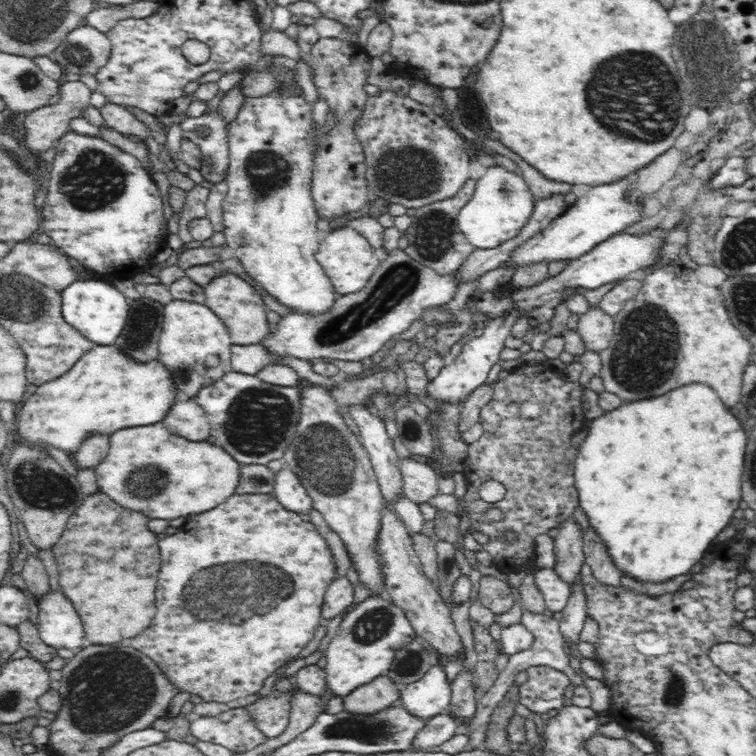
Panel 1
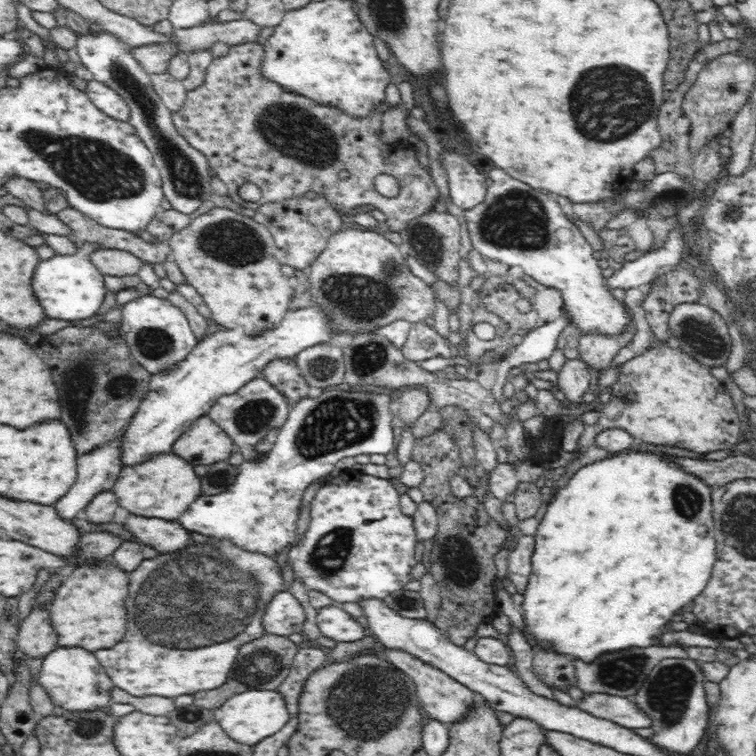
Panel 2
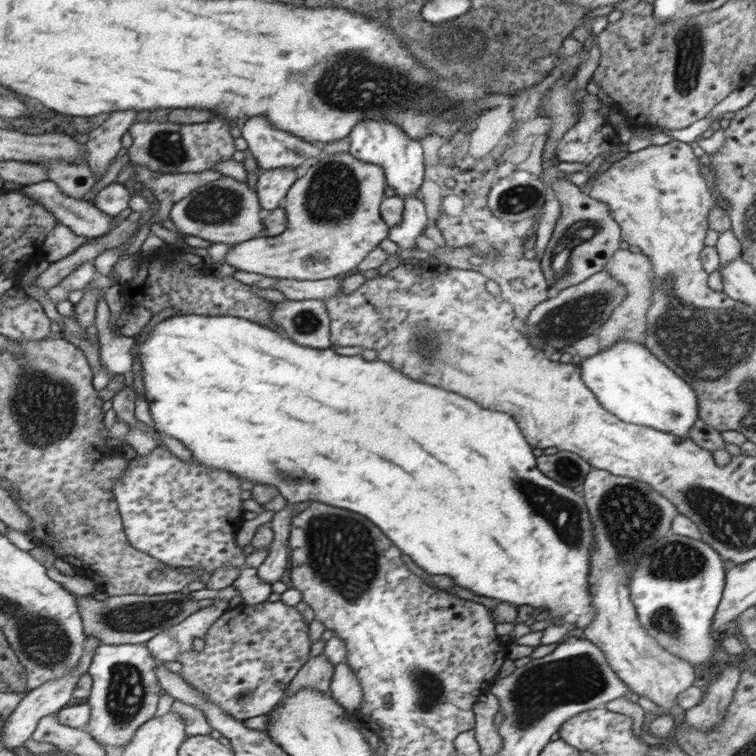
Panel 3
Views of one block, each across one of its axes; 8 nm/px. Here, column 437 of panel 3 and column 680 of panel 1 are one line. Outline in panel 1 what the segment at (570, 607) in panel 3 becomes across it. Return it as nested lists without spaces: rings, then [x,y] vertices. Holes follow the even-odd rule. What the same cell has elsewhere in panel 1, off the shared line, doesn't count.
[[[690,384],[684,388],[676,388],[660,398],[630,401],[622,404],[610,412],[589,422],[589,433],[577,448],[578,454],[574,463],[574,486],[577,489],[579,506],[587,516],[589,527],[598,535],[600,542],[605,546],[605,551],[613,566],[621,574],[629,576],[644,584],[660,584],[666,580],[672,580],[674,576],[680,576],[689,572],[694,564],[700,562],[704,552],[710,548],[710,544],[716,540],[716,536],[726,528],[726,524],[732,521],[732,515],[740,506],[740,476],[744,468],[744,446],[746,446],[746,434],[738,420],[724,408],[721,397],[704,384]]]

